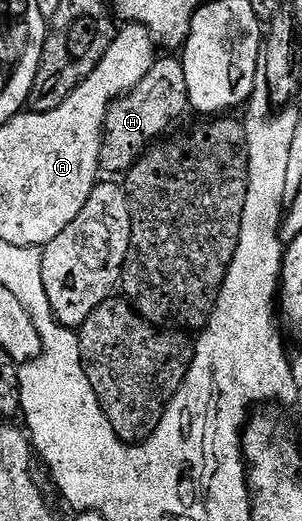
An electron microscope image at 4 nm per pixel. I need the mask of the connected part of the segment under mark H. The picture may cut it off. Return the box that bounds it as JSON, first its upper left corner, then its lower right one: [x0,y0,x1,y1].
[99,57,188,176]

